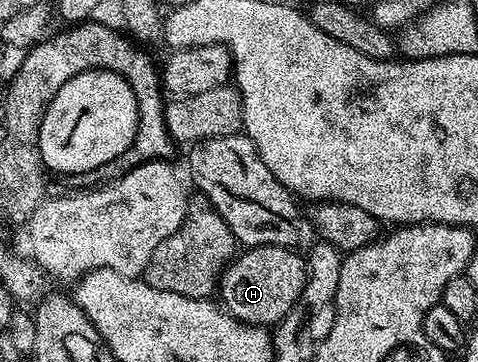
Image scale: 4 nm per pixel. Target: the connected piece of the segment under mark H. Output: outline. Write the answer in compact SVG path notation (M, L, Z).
M254 245L238 252L221 272L219 301L225 312L248 325L273 327L286 320L305 289L307 261L297 251L283 245Z

